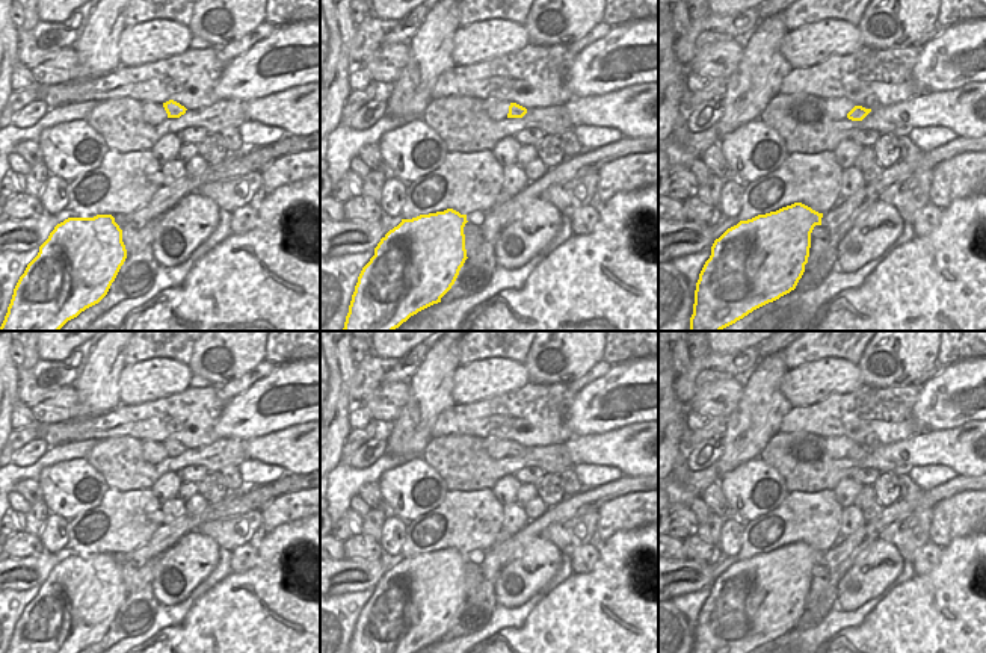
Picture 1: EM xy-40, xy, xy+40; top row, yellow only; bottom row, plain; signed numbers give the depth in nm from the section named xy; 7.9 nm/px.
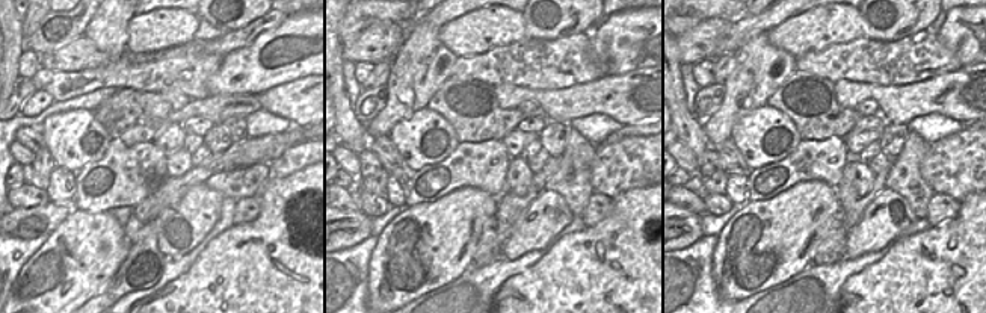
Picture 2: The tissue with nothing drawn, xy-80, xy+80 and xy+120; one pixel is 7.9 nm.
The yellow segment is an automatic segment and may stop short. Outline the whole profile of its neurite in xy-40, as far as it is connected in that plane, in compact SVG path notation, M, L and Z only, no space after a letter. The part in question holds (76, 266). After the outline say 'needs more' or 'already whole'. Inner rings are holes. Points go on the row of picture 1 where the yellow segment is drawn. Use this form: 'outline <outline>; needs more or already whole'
outline M112 215L65 219L20 277L0 331L59 331L107 295L125 258Z; already whole

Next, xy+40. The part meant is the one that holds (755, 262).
outline M794 203L728 228L714 240L711 255L699 274L690 331L722 331L794 290L808 263L811 233L815 225L821 225L821 218L823 213Z; already whole

